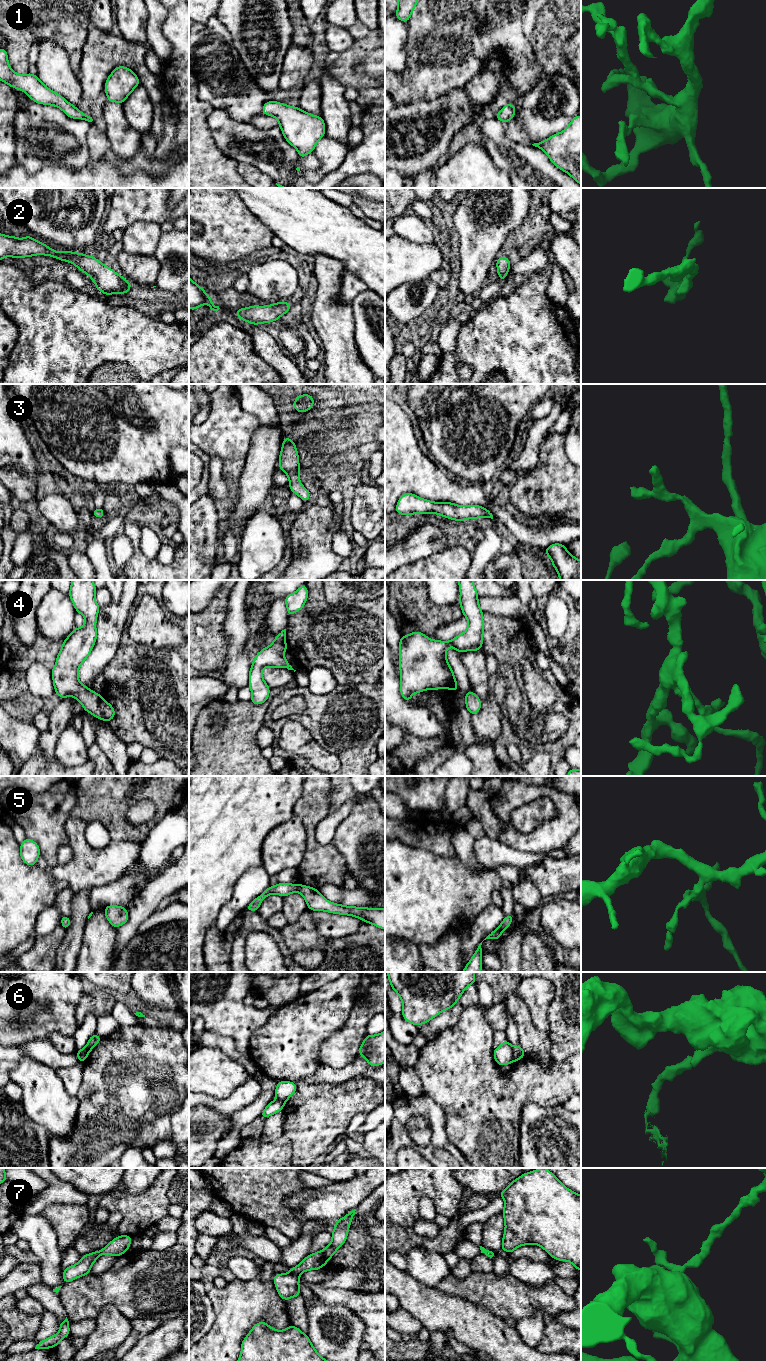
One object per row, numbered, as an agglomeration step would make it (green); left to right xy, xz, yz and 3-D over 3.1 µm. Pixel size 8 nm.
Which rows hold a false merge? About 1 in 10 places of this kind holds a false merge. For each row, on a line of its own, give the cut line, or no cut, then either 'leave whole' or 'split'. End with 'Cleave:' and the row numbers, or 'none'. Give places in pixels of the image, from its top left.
1: cut none; leave whole
2: cut none; leave whole
3: cut none; leave whole
4: cut none; leave whole
5: cut none; leave whole
6: cut yz (512, 1047), (513, 1060); split
7: cut none; leave whole
Cleave: 6

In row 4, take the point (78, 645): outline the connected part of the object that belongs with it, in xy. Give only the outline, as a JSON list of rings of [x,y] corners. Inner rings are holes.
[[[71,580],[70,599],[77,613],[82,614],[86,622],[80,628],[75,627],[64,640],[62,648],[57,655],[55,667],[51,670],[51,675],[55,693],[61,699],[73,696],[82,704],[84,711],[91,713],[100,720],[109,722],[115,717],[115,710],[112,705],[106,702],[101,694],[95,693],[78,680],[79,667],[91,653],[97,638],[96,620],[100,607],[95,600],[96,591],[93,580]]]

